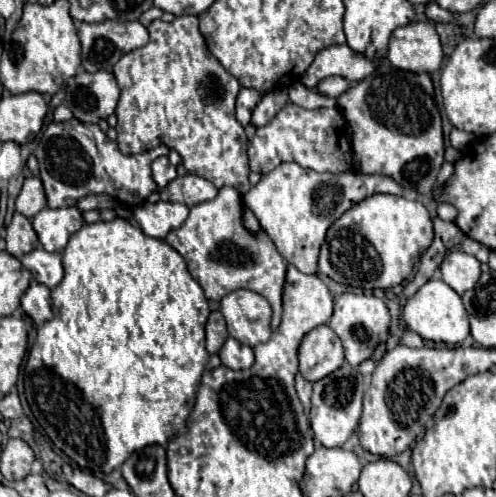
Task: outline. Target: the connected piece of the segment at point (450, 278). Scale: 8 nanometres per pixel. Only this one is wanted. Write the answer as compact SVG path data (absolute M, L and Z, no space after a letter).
M458 249L450 251L444 257L444 261L440 265L440 271L442 271L442 279L458 295L464 295L480 279L480 263L478 263L478 259L464 253L464 251L458 251Z

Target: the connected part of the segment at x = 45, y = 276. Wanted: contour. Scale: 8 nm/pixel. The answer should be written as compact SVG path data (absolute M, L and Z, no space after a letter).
M34 249L22 257L22 265L32 273L32 277L46 285L56 287L62 281L62 257L60 253L48 253L44 249Z

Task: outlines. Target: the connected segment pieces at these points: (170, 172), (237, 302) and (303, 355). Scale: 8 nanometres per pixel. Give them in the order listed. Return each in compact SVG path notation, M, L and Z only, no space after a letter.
M158 157L154 163L152 163L152 177L156 181L156 185L160 189L164 189L174 177L176 177L176 167L170 165L168 157Z
M236 289L220 301L220 311L228 323L230 337L256 347L270 339L272 309L268 301L248 289Z
M328 325L312 329L298 347L300 373L308 381L320 381L344 363L344 349Z

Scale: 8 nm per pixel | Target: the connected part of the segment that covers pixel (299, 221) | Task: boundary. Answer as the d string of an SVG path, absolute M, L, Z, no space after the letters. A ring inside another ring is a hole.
M282 163L268 175L262 175L258 185L244 195L244 205L254 211L278 253L298 271L314 275L318 271L318 253L328 227L356 203L376 193L400 195L402 187L396 181L390 181L390 177L366 177L364 173L354 171L342 175L316 173L312 169L302 169L298 163Z

